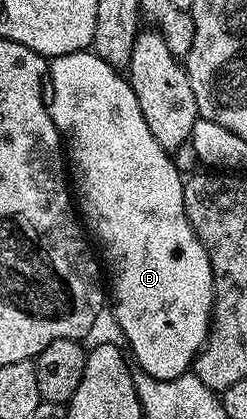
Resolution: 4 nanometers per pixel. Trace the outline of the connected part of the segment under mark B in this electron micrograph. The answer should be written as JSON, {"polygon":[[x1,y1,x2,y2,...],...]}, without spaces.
{"polygon":[[86,50,84,52,69,52,65,56,52,57,51,63,47,68,47,80,51,85,51,95,48,97,49,112,53,116,53,121,57,131,61,133,64,143,67,145,67,156,71,161,71,180,75,185,75,204,83,217,84,223,91,229,92,235,105,243,105,256,109,259,109,264,113,267,113,272,117,275,117,281,111,284,111,296,117,299,117,324,125,331,125,340,129,343,128,351,133,351,132,359,137,359,136,367,142,372,148,373,153,378,160,380,170,380,186,375,192,369,193,362,197,358,197,353,205,347,211,331,211,321,213,318,213,275,211,274,211,262,207,258,207,250,199,242,199,238,193,233,191,222,185,213,183,206,183,186,185,180,182,172,173,164,173,157,165,151,159,142,147,130,147,122,143,118,143,110,139,110,139,98,135,98,133,88,128,79,118,69,113,68,103,58,99,58,96,52]]}

